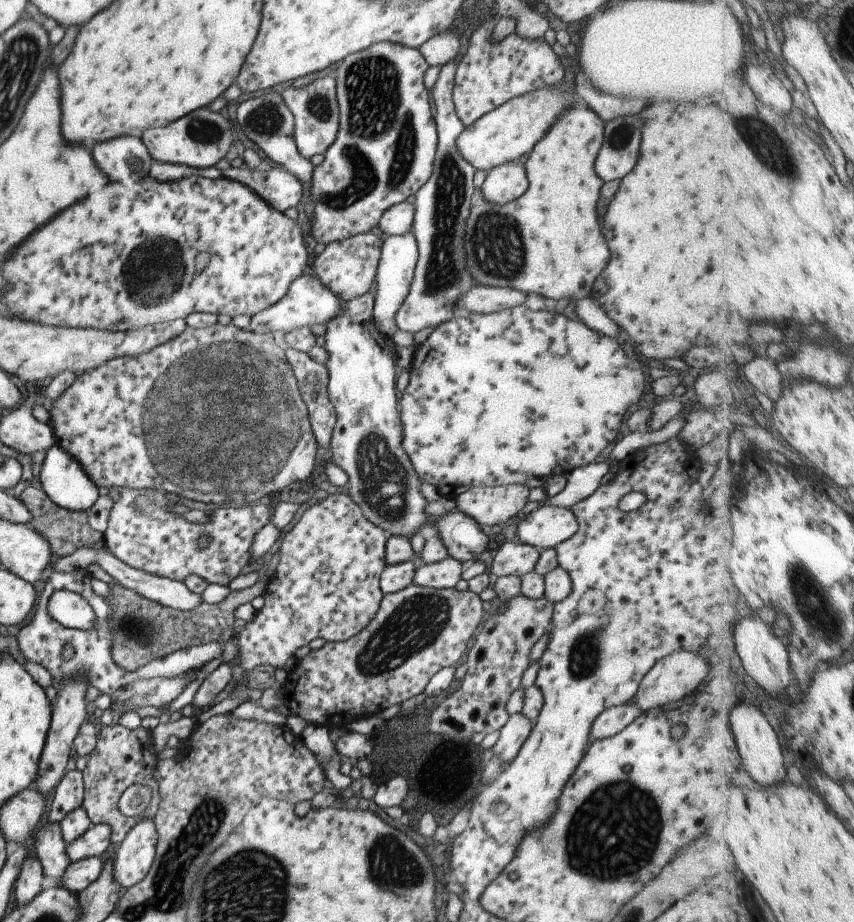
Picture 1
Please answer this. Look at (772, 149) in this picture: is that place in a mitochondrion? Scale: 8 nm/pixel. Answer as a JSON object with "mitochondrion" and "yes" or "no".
{"mitochondrion":"yes"}

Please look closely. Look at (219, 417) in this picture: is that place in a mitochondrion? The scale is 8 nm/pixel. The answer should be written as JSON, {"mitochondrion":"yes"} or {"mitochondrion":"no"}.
{"mitochondrion":"yes"}

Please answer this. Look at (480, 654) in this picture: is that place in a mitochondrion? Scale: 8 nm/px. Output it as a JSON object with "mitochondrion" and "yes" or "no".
{"mitochondrion":"no"}

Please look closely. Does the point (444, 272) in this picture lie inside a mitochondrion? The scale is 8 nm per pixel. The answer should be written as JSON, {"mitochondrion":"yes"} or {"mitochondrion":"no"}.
{"mitochondrion":"yes"}

